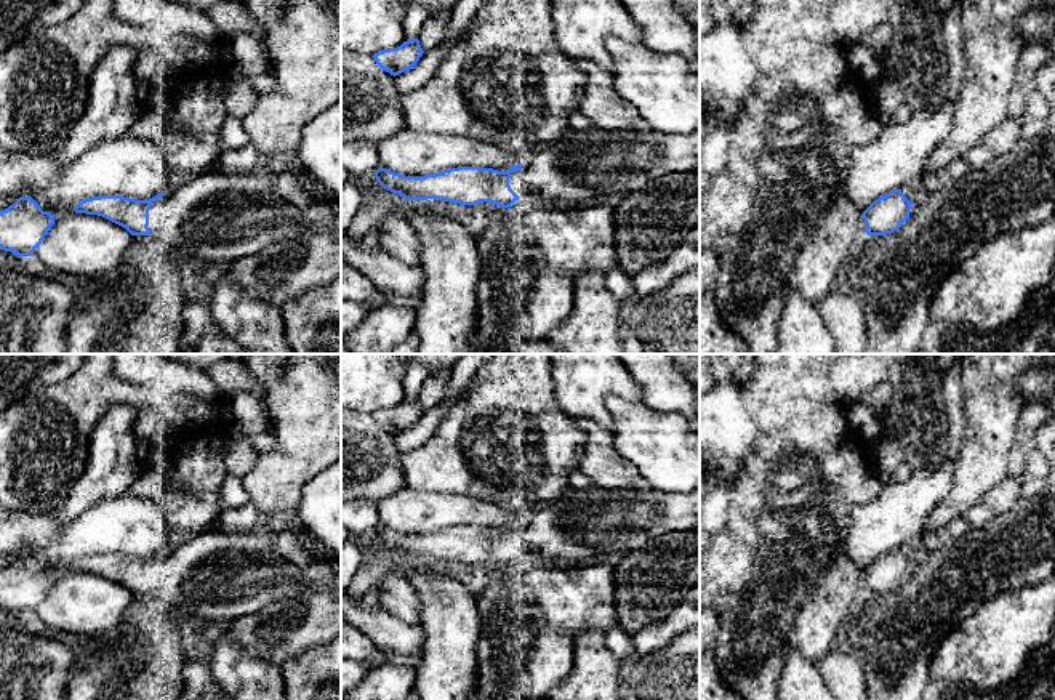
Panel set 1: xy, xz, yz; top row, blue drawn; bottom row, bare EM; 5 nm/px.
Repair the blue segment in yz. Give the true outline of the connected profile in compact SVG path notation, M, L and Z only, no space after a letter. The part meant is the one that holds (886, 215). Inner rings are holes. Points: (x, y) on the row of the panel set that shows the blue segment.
M893 189L879 197L863 211L864 232L868 235L885 235L898 231L909 218L911 205L901 189Z

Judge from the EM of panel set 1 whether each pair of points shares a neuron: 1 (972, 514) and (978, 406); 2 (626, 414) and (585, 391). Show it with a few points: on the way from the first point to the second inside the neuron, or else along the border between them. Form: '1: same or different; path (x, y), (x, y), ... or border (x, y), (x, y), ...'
1: different; border (1001, 482), (961, 514)
2: different; border (641, 401), (609, 396), (610, 428)

